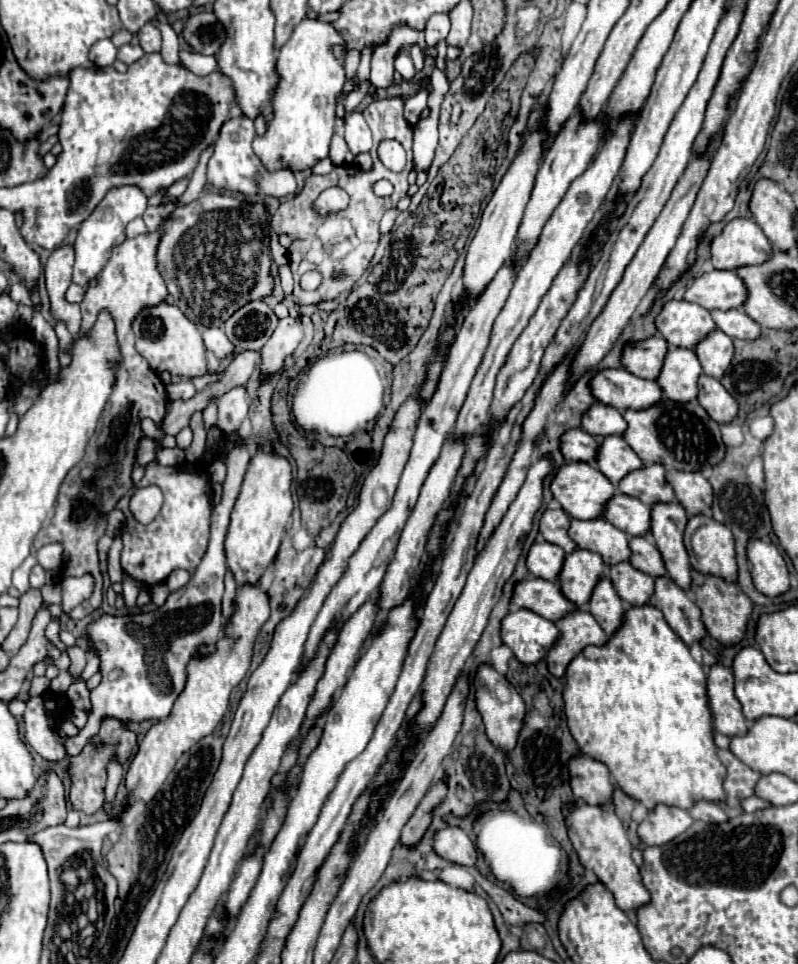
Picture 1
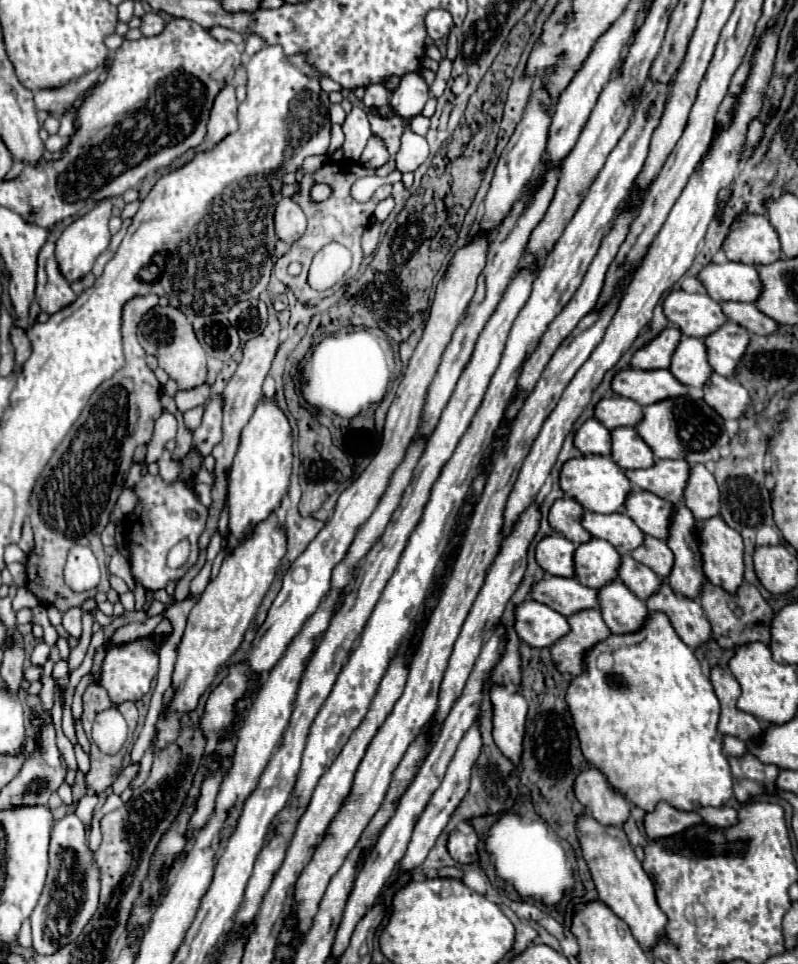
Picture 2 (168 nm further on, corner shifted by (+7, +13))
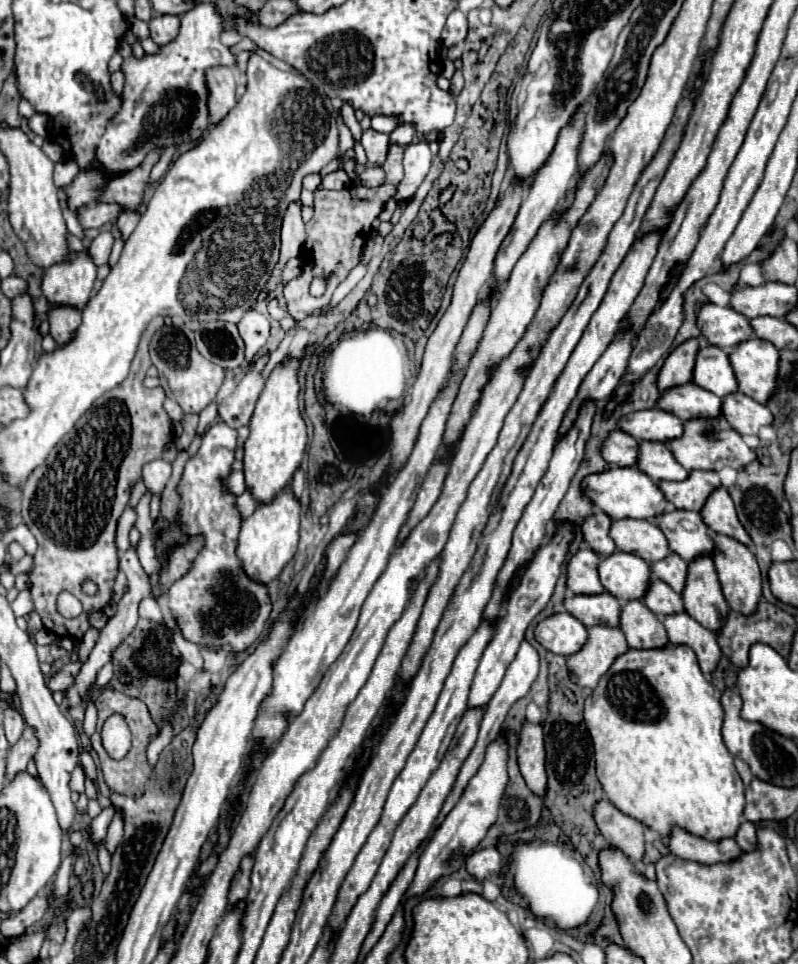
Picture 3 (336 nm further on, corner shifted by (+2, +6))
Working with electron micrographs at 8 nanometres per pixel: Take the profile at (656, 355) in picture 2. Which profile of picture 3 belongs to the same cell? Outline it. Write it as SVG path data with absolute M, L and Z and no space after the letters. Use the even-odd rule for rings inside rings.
M690 338L682 342L678 348L674 348L658 372L656 386L660 390L666 390L672 386L692 382L692 368L694 368L694 358L698 348L700 348L700 342L696 338Z

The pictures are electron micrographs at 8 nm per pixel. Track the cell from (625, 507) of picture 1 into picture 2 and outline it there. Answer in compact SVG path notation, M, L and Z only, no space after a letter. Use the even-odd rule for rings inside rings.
M633 491L627 497L625 509L627 509L627 515L631 515L631 519L635 519L635 523L639 523L639 527L643 527L647 535L657 539L669 537L671 519L677 511L673 503L659 499L657 495L647 491Z

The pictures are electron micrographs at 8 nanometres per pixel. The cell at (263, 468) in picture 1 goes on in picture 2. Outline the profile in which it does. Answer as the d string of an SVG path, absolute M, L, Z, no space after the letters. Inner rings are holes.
M261 397L255 413L241 431L235 461L229 477L229 531L235 539L251 533L255 523L267 519L267 515L281 503L289 487L293 465L293 435L287 415L279 409L275 397Z

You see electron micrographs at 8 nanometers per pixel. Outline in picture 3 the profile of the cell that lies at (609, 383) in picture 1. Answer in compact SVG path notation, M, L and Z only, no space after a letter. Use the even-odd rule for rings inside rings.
M692 382L688 386L676 386L676 390L662 390L656 400L656 408L668 410L680 420L690 420L698 416L718 418L720 406L722 398Z

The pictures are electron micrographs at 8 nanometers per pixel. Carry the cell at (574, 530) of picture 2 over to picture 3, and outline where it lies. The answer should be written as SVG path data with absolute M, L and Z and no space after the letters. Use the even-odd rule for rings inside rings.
M594 510L590 516L582 520L582 538L600 556L608 556L616 550L612 538L608 536L610 524L612 520L602 510Z

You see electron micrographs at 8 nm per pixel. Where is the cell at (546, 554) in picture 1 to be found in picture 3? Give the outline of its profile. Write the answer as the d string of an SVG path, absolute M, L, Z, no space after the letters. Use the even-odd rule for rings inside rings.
M586 544L578 548L578 552L568 560L566 570L566 586L574 594L600 594L604 592L604 586L598 578L598 562L600 556L594 554Z

